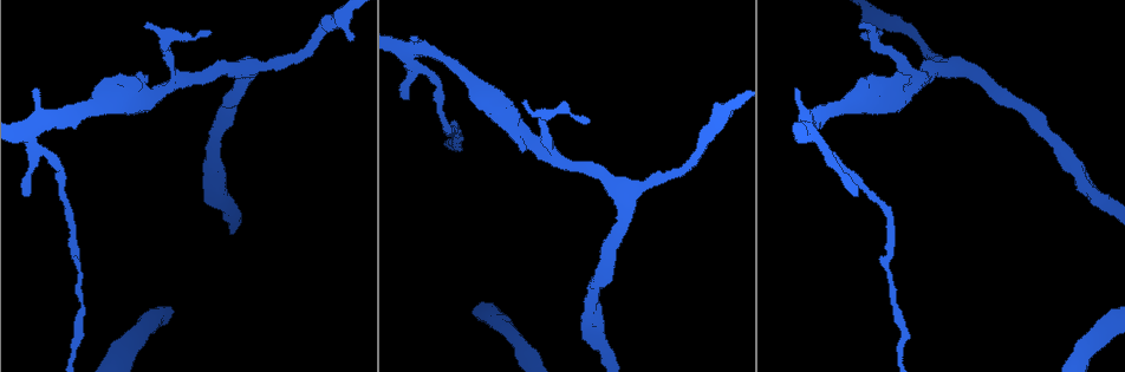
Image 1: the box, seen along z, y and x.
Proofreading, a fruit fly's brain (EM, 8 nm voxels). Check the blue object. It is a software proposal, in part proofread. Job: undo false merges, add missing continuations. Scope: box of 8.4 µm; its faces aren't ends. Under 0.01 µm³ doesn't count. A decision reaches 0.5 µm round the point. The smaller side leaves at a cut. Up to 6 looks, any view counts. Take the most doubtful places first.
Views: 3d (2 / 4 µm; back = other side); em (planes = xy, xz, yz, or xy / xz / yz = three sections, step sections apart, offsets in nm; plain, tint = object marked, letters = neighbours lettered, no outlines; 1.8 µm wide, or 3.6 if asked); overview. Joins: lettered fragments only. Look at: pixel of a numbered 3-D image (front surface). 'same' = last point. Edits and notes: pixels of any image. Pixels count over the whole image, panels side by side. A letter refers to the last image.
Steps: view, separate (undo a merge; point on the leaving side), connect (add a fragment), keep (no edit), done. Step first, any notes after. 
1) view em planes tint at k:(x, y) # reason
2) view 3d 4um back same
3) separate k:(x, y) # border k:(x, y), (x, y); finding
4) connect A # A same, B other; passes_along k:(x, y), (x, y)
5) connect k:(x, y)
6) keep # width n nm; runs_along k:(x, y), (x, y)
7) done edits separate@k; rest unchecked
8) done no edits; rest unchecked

view em xz step 8 letters at 1:(813, 130) # four or more arms meet

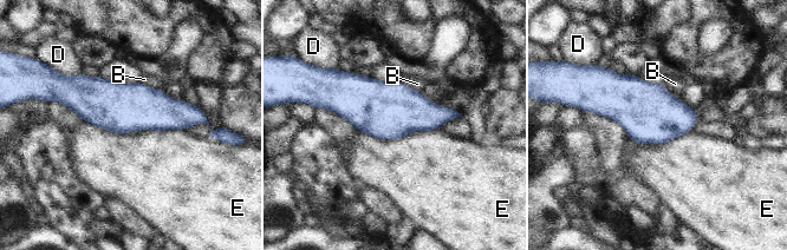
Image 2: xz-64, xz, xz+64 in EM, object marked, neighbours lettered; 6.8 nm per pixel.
keep # B other, D other, E other; runs_along 2:(65, 100), (98, 100), (200, 116); one neuron here

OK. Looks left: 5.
view 3d 4um at 1:(351, 37) # branch stops here

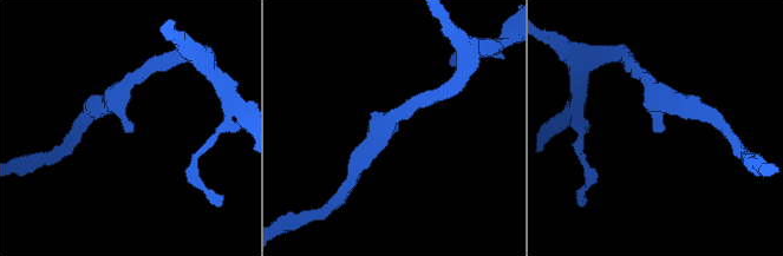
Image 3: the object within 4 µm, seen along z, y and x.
view em planes letters at 3:(131, 131)

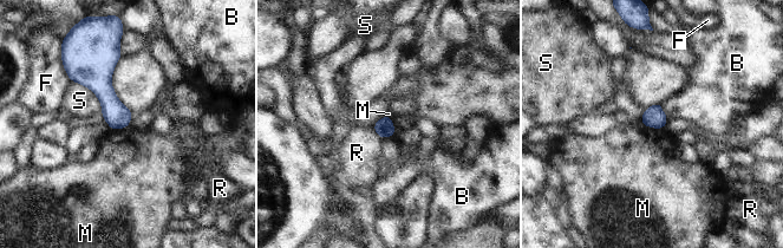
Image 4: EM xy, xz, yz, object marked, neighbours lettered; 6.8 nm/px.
keep # B other, F other, M other, R other, S other; none of them fits

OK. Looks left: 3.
view em planes letters at 1:(26, 196)

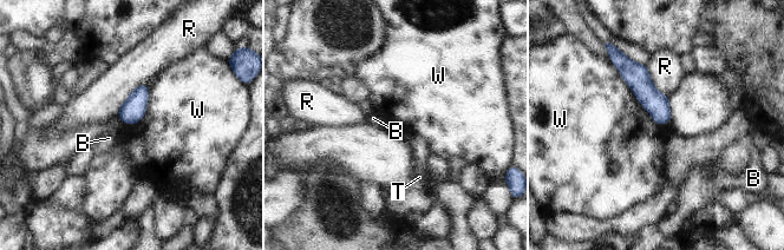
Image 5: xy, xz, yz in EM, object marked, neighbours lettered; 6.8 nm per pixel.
keep # B other, R other, T other, W other; runs_along 5:(624, 64), (638, 78), (666, 120); no lettered fragment goes on from it

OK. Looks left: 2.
done no edits; rest unchecked

